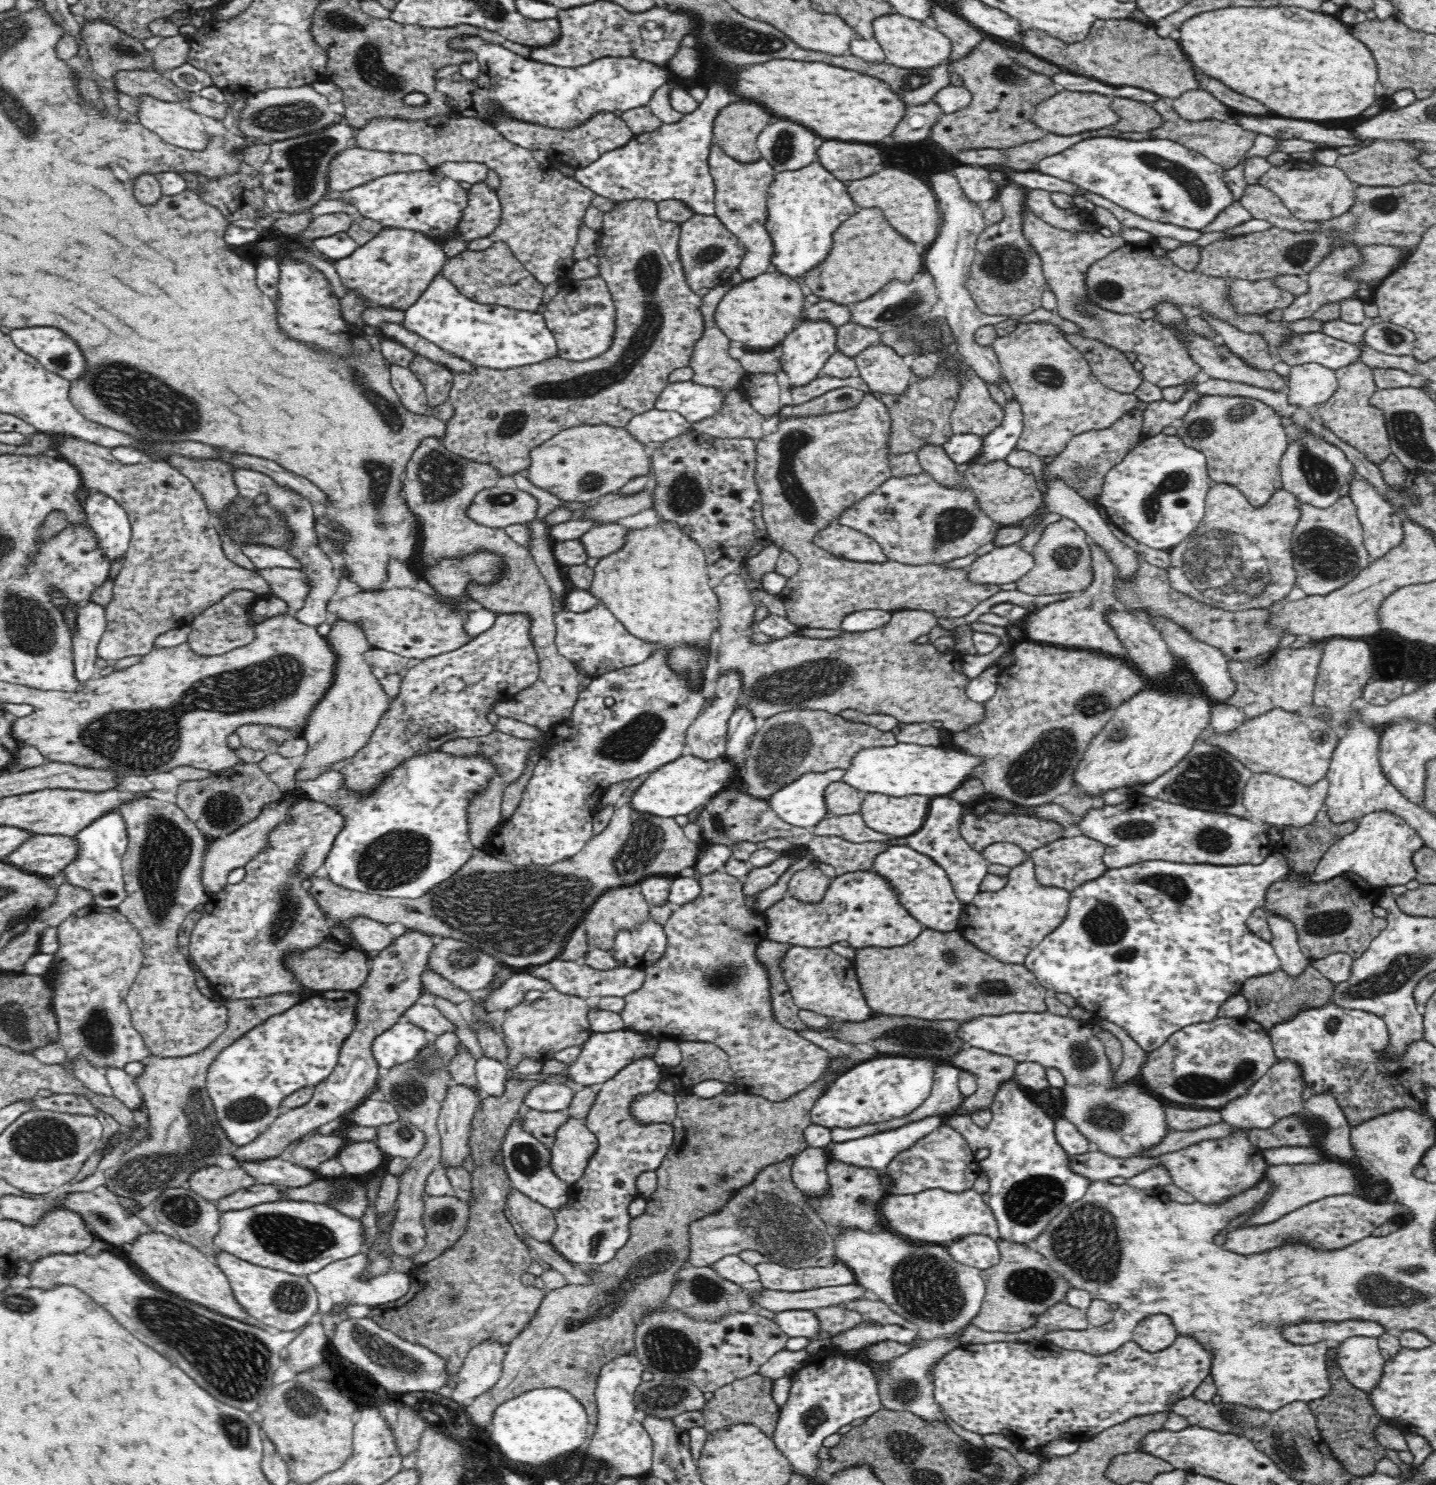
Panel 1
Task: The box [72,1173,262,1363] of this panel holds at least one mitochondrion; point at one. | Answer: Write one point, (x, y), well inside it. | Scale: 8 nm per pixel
(185, 1211)

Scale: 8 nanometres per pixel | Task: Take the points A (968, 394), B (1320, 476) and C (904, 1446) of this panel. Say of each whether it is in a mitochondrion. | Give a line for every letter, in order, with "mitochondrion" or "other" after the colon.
A: other
B: mitochondrion
C: mitochondrion

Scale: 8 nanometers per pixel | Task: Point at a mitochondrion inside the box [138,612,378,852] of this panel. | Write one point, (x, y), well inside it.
(222, 808)

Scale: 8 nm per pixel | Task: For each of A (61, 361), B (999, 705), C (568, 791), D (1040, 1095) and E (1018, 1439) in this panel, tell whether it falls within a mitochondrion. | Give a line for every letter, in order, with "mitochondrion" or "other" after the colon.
A: mitochondrion
B: other
C: other
D: mitochondrion
E: other

